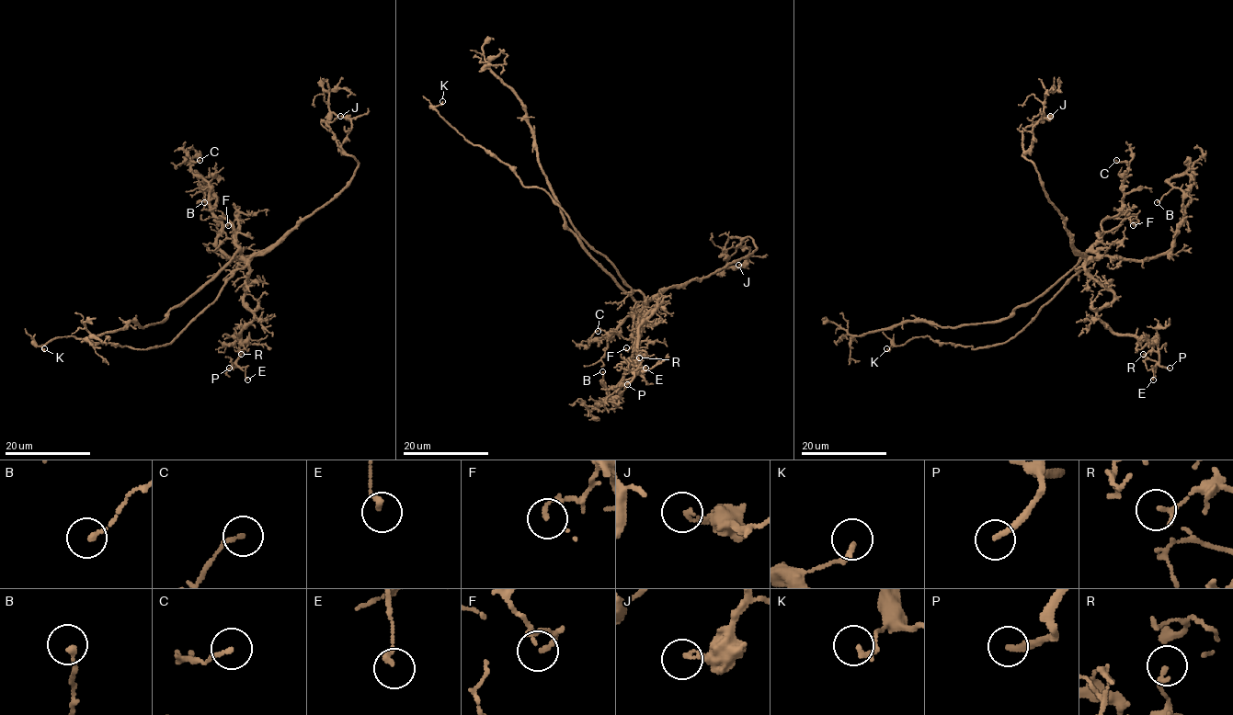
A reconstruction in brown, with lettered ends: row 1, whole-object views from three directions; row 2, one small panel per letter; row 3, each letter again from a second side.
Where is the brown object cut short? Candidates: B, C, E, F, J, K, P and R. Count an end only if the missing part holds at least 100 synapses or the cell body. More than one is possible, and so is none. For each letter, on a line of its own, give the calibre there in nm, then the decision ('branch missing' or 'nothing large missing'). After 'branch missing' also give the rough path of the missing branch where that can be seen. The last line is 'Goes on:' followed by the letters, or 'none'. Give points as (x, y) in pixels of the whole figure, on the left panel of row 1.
B: 180 nm thick; nothing large missing
C: 140 nm thick; nothing large missing
E: 180 nm thick; nothing large missing
F: 150 nm thick; nothing large missing
J: 180 nm thick; nothing large missing
K: 190 nm thick; nothing large missing
P: 200 nm thick; branch missing; missing branch runs (229, 368), (187, 364), (177, 378), (181, 391)
R: 180 nm thick; nothing large missing
Goes on: P

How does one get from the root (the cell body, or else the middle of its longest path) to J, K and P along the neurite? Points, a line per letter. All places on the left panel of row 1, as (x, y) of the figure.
J: (241, 254), (244, 257), (249, 257), (277, 244), (347, 185), (358, 162), (341, 147), (351, 121), (340, 116)
K: (241, 254), (245, 265), (234, 273), (219, 295), (170, 344), (132, 348), (64, 335), (37, 346), (44, 348)
P: (241, 254), (249, 266), (244, 302), (252, 312), (254, 319), (239, 333), (236, 366), (229, 368)

